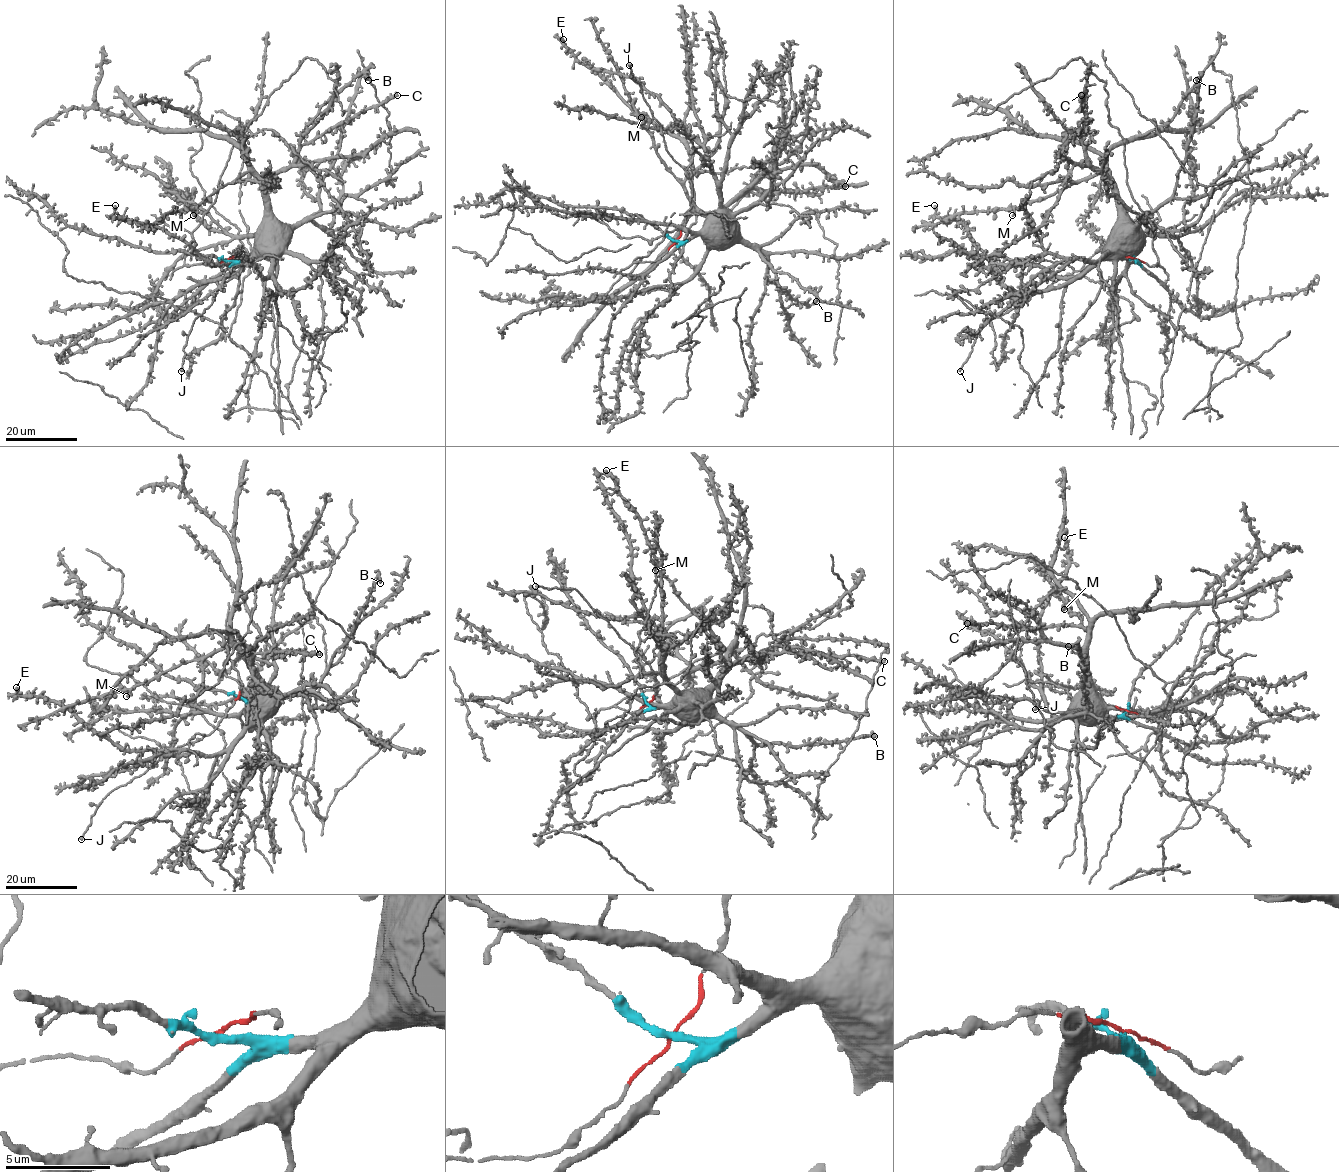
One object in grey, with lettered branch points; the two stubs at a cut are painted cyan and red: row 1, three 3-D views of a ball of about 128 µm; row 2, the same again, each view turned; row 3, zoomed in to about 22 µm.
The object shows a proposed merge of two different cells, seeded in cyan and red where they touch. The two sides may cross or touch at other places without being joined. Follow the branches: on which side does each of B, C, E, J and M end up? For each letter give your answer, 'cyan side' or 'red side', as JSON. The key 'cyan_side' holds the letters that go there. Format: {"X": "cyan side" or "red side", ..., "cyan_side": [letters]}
{"B": "cyan side", "C": "cyan side", "E": "cyan side", "J": "red side", "M": "cyan side", "cyan_side": ["B", "C", "E", "M"]}

